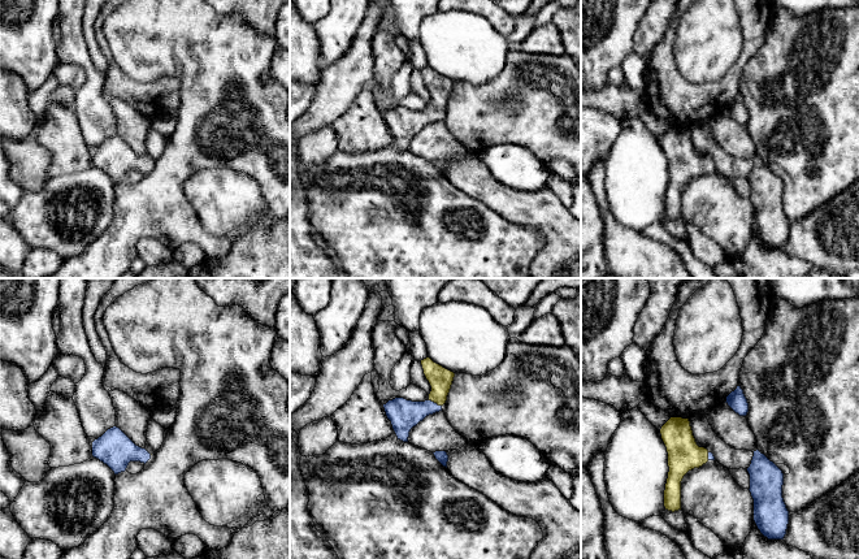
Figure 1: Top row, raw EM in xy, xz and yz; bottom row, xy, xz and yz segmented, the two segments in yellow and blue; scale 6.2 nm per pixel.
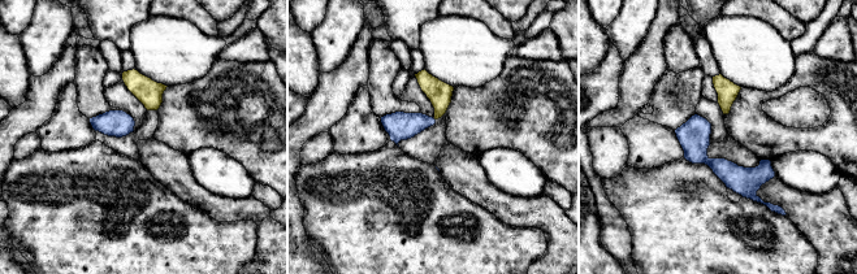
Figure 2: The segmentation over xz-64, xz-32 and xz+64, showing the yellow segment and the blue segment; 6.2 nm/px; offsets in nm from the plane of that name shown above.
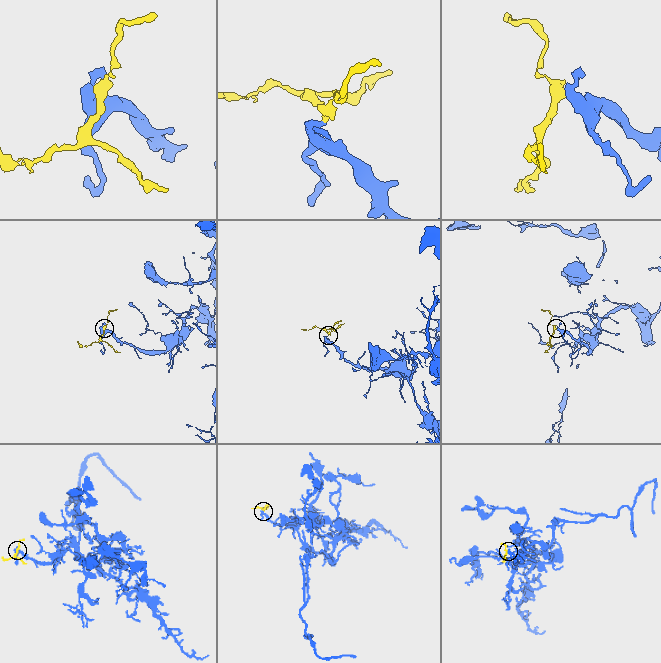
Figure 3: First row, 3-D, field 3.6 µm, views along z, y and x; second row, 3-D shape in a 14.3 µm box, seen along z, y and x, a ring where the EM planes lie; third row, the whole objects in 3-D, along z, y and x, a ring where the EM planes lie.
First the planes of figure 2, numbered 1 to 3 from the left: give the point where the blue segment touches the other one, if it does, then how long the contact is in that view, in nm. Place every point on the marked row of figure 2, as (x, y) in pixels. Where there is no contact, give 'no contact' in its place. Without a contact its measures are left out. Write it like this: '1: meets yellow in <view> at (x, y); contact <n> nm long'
1: no contact
2: no contact
3: no contact

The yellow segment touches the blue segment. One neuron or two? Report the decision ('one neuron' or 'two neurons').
one neuron

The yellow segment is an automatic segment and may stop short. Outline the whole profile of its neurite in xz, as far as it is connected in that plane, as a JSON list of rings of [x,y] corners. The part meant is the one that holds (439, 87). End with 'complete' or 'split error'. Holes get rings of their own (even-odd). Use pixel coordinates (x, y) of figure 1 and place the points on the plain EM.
[[[430,66],[421,69],[424,83],[431,95],[429,108],[412,110],[395,107],[383,113],[387,127],[398,148],[408,151],[409,140],[426,125],[442,120],[447,109],[455,82],[434,72]]]; split error

